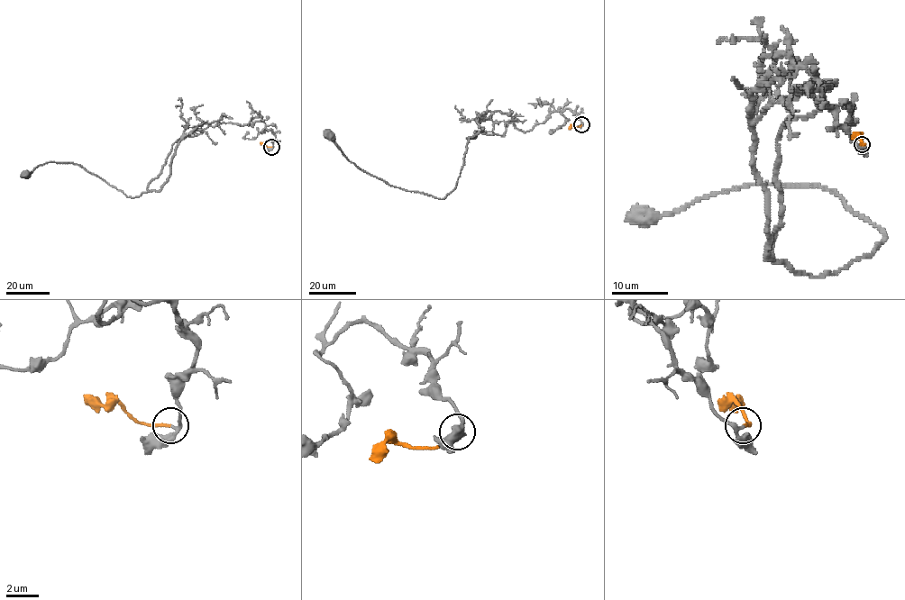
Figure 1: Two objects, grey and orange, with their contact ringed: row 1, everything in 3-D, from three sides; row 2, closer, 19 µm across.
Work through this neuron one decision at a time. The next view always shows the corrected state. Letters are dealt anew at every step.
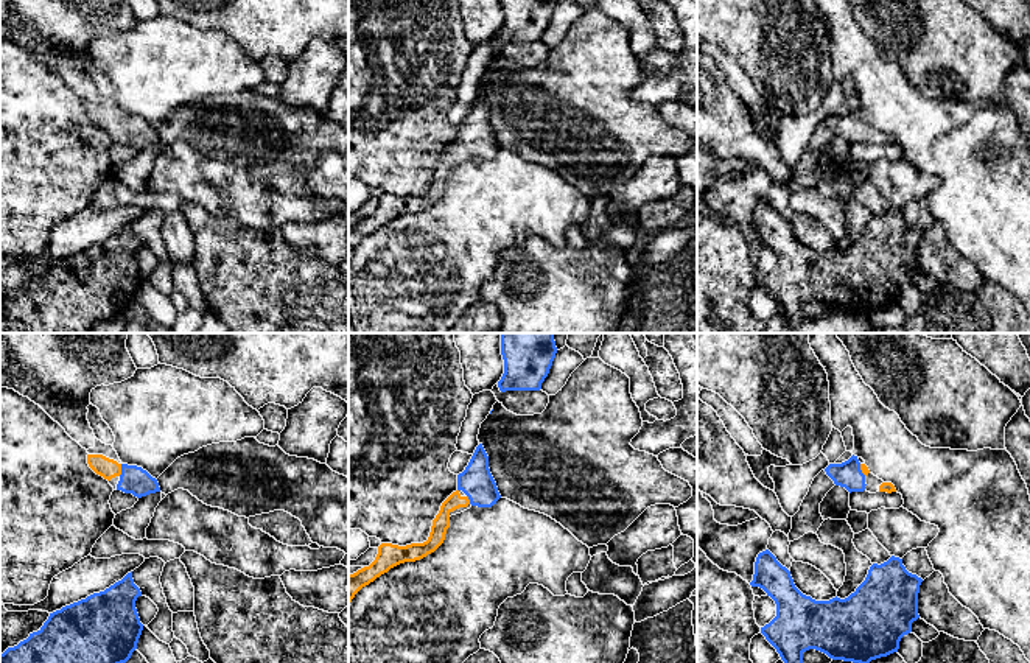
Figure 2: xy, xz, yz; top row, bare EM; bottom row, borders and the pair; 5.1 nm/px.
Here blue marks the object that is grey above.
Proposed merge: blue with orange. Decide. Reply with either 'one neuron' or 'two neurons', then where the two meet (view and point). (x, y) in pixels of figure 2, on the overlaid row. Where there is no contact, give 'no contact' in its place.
one neuron | xy (122, 470)

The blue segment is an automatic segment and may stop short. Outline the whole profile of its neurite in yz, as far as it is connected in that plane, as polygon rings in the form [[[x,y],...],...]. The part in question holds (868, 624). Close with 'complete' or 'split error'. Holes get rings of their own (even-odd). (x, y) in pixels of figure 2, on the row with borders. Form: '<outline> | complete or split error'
[[[765,549],[756,557],[750,585],[762,588],[776,604],[776,616],[761,627],[761,633],[784,663],[803,663],[803,654],[809,649],[832,660],[870,663],[898,652],[901,638],[912,632],[912,623],[920,618],[921,582],[921,577],[906,570],[902,559],[892,556],[881,565],[873,563],[865,581],[848,598],[815,601],[795,587],[790,571]]] | complete

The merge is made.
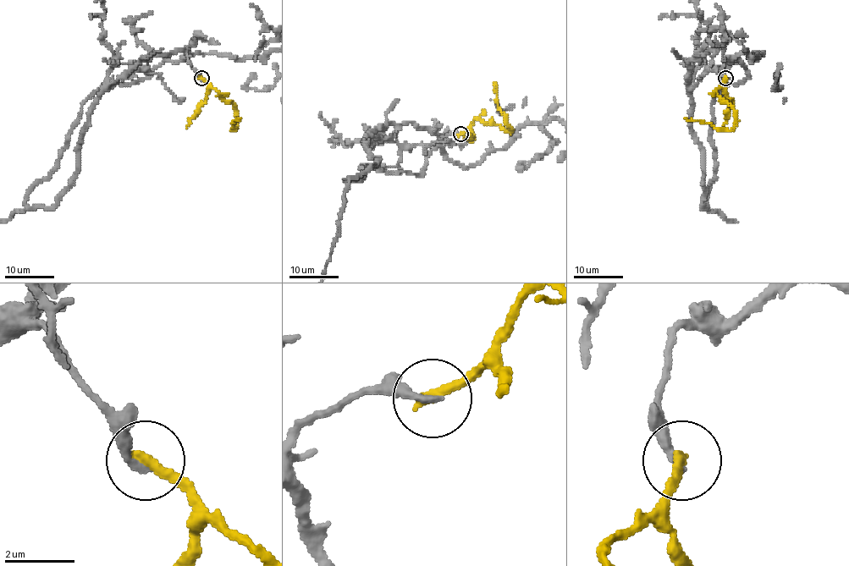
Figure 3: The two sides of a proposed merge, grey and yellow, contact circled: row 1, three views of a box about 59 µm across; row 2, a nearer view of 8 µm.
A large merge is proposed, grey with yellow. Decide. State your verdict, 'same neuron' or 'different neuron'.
different neuron

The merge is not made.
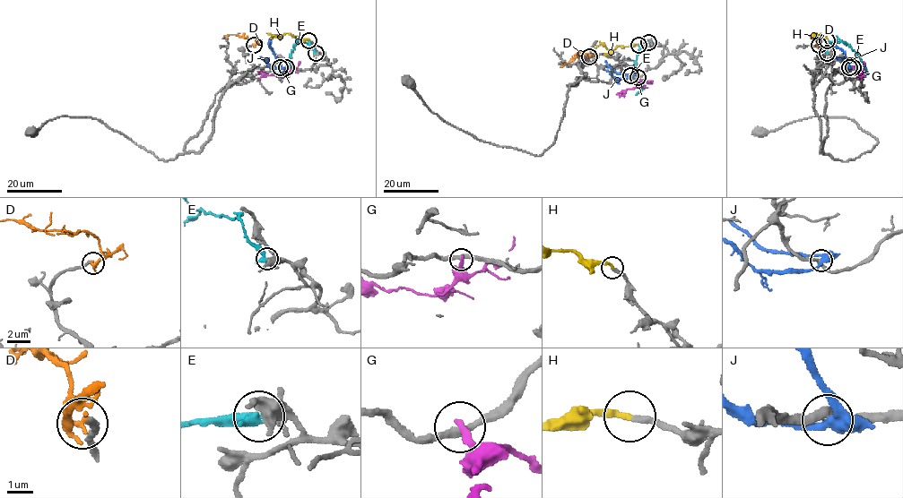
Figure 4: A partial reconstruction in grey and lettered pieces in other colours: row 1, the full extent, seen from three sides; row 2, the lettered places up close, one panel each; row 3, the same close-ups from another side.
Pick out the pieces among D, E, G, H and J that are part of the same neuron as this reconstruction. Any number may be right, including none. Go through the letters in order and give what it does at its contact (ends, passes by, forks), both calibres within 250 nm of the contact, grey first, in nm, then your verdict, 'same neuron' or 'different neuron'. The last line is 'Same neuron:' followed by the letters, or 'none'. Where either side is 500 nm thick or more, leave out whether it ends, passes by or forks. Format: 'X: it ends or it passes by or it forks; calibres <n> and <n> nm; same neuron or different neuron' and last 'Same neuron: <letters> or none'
D: it passes by; calibres 280 and 190 nm; different neuron
E: it ends; calibres 440 and 460 nm; different neuron
G: it ends; calibres 300 and 280 nm; different neuron
H: it ends; calibres 240 and 240 nm; same neuron
J: it forks; calibres 320 and 360 nm; different neuron
Same neuron: H

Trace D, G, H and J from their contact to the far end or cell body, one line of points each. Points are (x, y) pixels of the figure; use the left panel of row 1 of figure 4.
D: (254, 45), (256, 39), (253, 38), (230, 34), (225, 38)
G: (286, 67), (280, 76), (256, 72)
H: (308, 40), (286, 32), (279, 35), (267, 33)
J: (280, 67), (268, 45)

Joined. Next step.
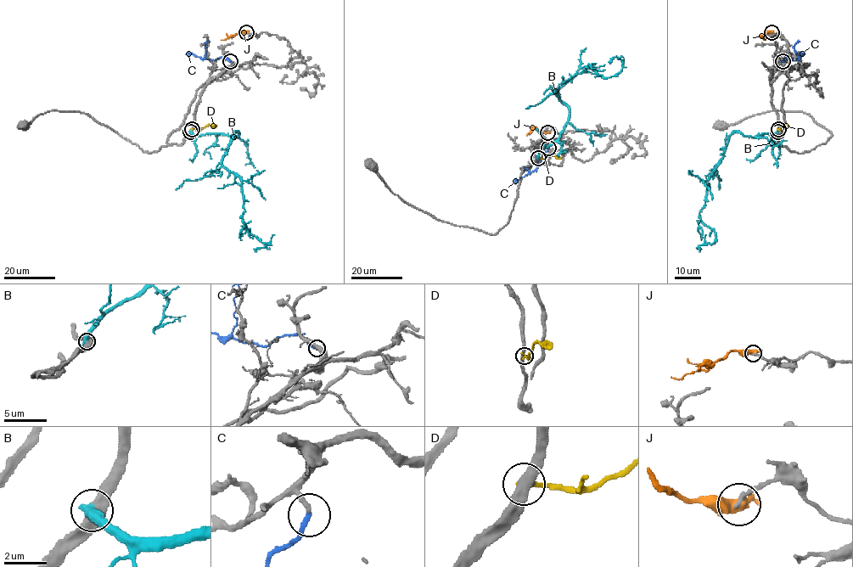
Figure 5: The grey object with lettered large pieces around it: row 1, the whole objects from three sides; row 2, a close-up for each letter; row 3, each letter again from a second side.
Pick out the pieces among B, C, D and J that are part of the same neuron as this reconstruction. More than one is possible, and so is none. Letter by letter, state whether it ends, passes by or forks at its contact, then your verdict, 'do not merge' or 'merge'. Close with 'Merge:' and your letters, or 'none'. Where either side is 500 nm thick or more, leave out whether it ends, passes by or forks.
B: do not merge
C: it ends | merge
D: it ends | do not merge
J: it passes by | do not merge
Merge: C

